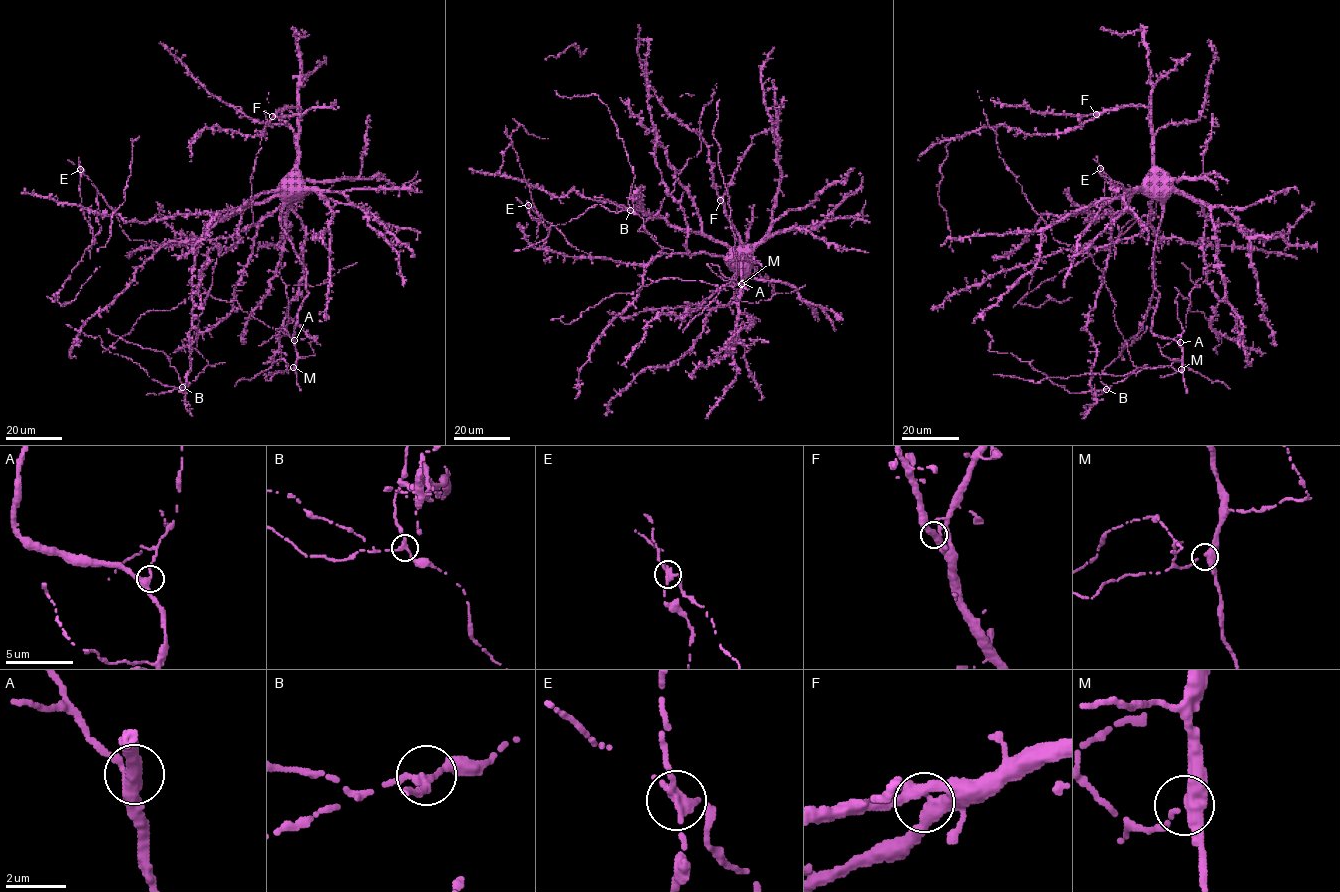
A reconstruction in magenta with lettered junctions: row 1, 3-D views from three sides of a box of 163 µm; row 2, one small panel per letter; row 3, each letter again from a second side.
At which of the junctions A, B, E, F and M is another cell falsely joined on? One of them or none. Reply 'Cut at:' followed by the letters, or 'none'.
Cut at: E

